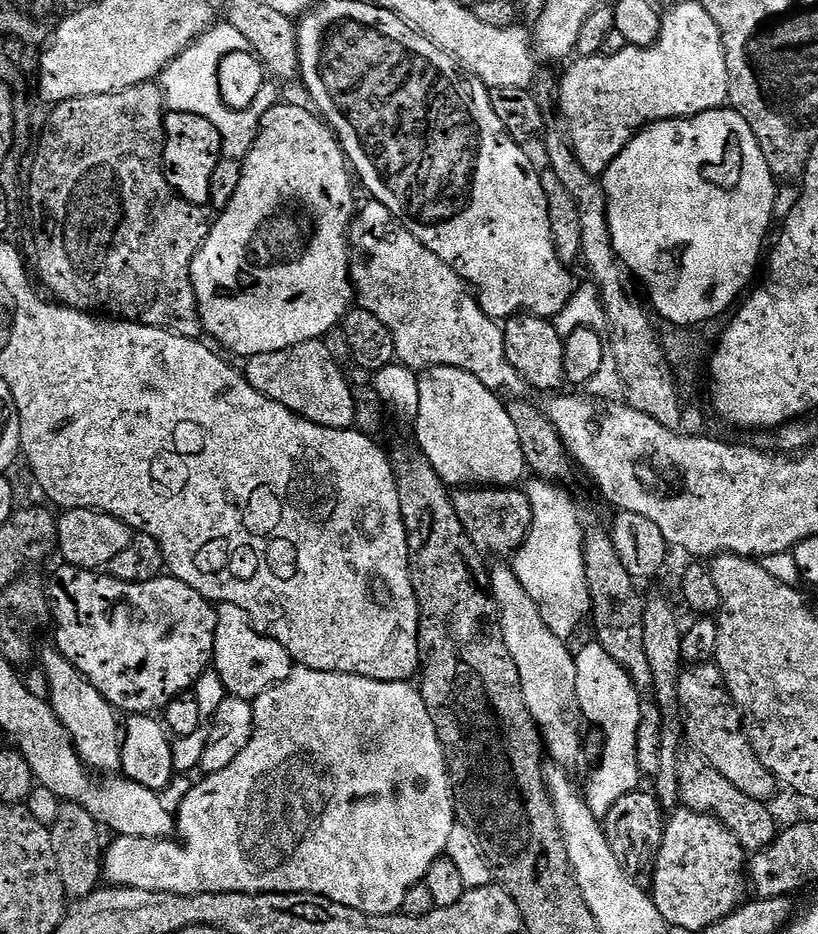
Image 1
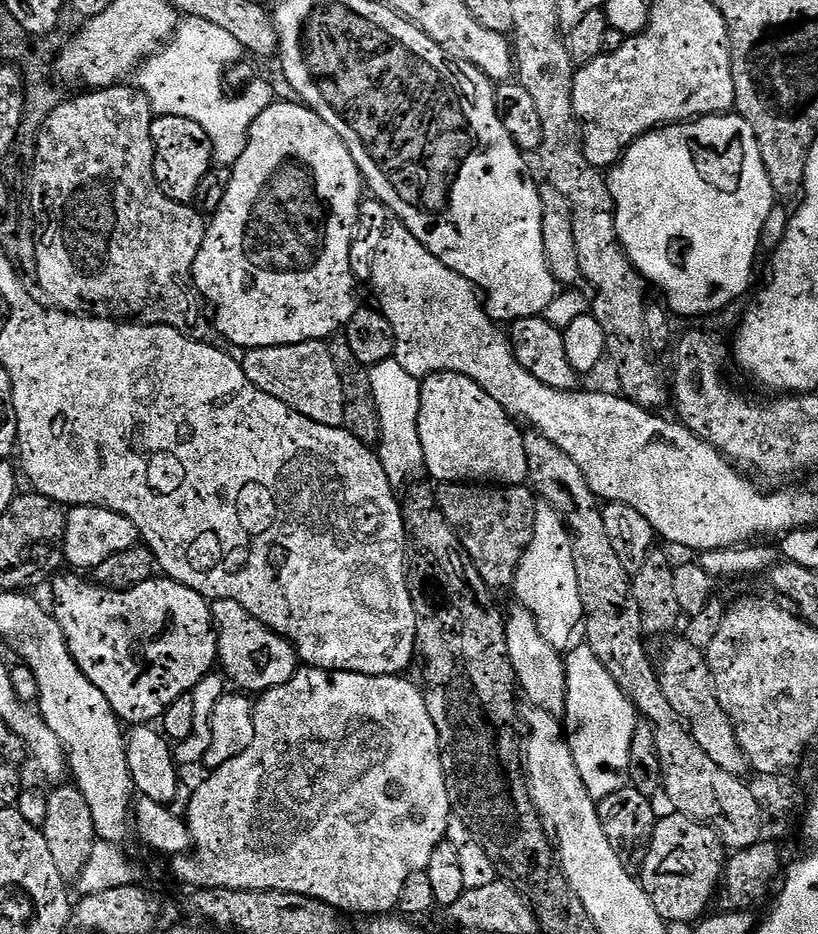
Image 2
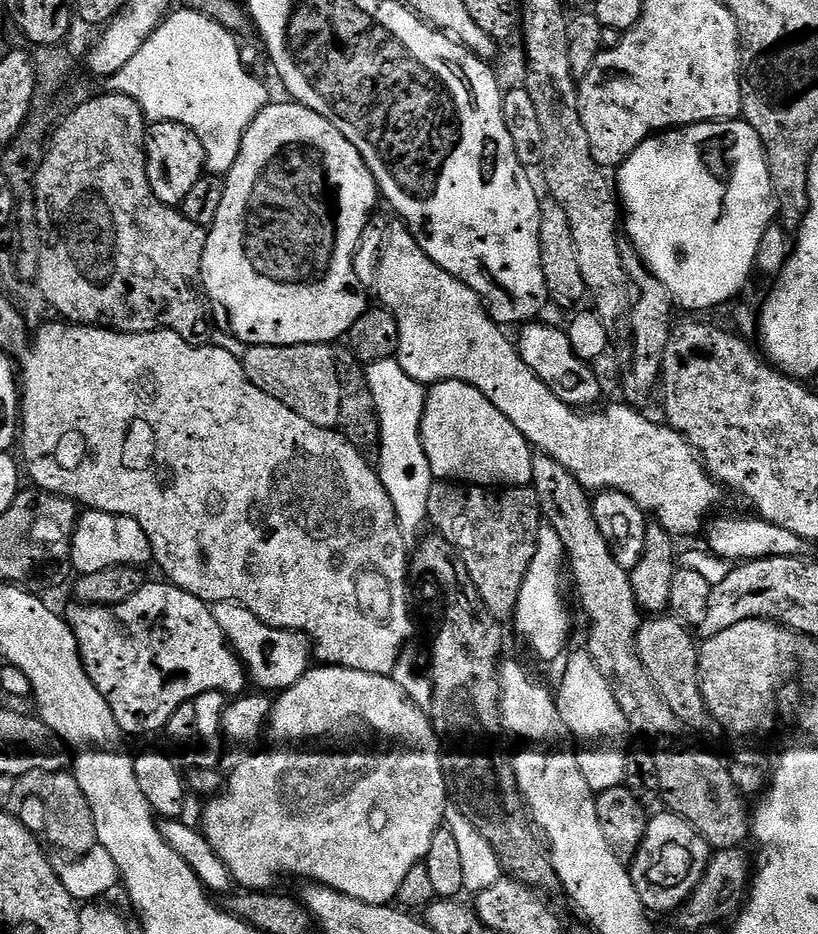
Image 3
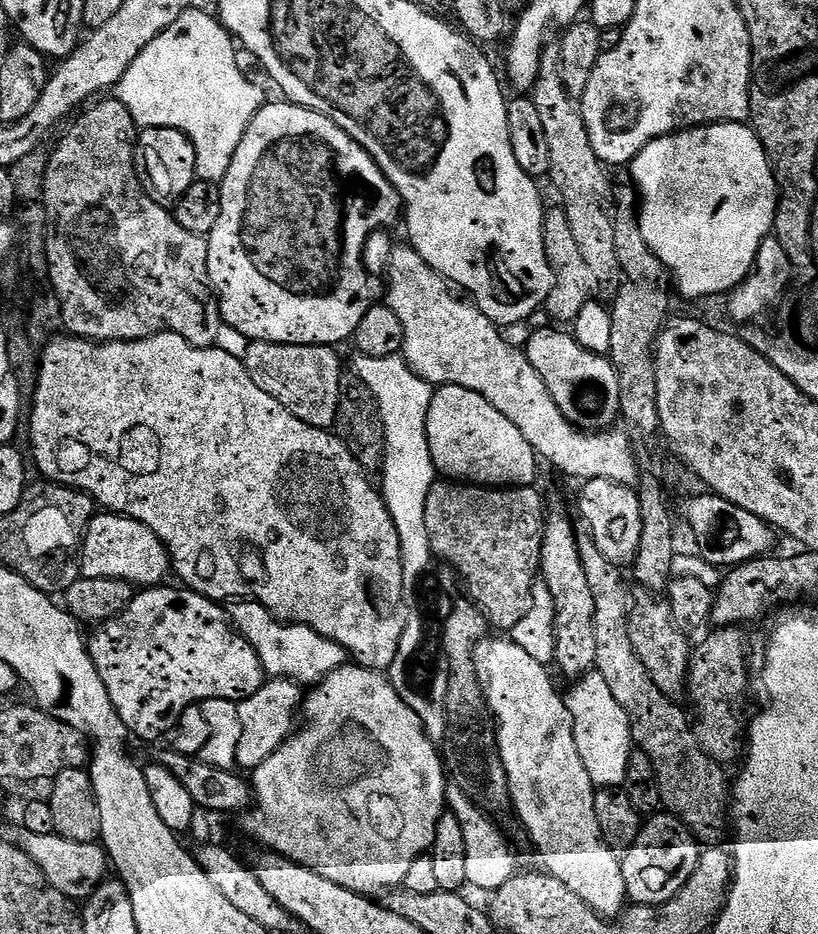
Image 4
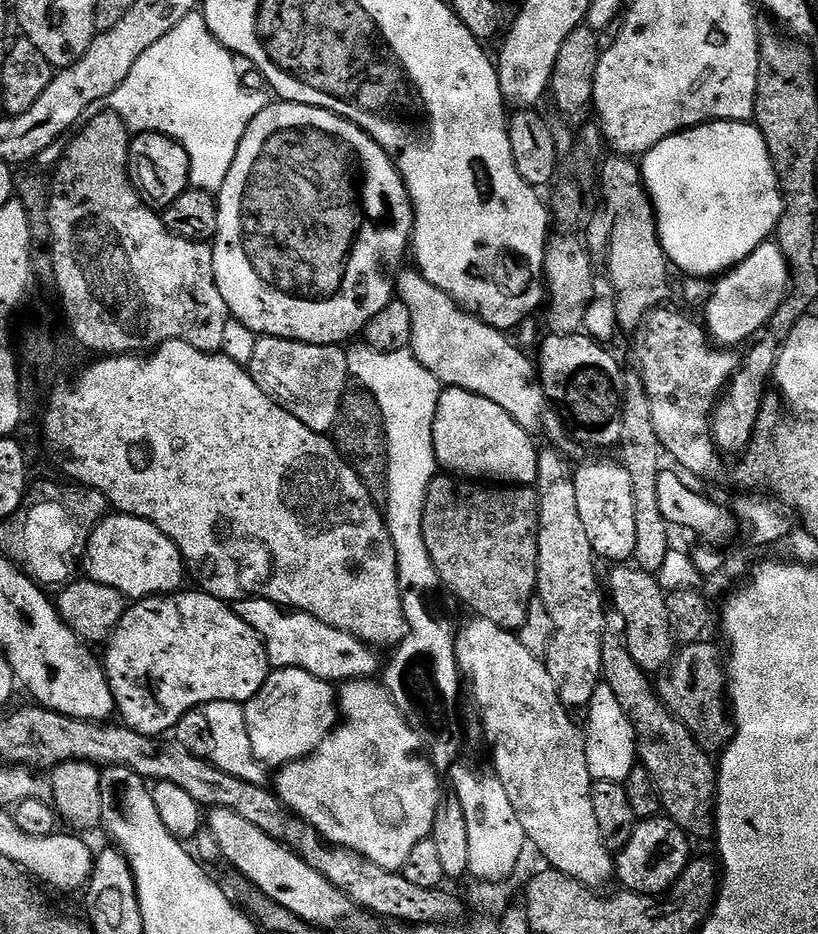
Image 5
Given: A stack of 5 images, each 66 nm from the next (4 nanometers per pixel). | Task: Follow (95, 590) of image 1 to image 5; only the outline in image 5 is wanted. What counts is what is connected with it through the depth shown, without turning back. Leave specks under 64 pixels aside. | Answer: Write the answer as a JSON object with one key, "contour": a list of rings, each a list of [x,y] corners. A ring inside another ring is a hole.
{"contour":[[[181,590],[166,596],[147,596],[144,600],[137,600],[131,606],[125,607],[124,616],[118,622],[118,626],[112,632],[106,641],[104,656],[102,652],[102,663],[104,665],[104,673],[108,679],[108,685],[112,691],[112,697],[116,703],[116,712],[119,719],[123,721],[127,727],[132,728],[138,734],[143,736],[151,736],[153,738],[163,737],[163,732],[171,733],[176,727],[176,723],[183,718],[187,712],[199,709],[201,706],[210,702],[234,702],[238,706],[243,706],[254,698],[254,694],[258,694],[258,690],[262,690],[262,686],[266,682],[270,665],[268,655],[264,649],[264,644],[260,641],[260,636],[250,626],[246,626],[246,622],[242,622],[242,618],[238,618],[235,607],[227,600],[219,600],[217,596],[211,596],[209,592],[199,590]]]}

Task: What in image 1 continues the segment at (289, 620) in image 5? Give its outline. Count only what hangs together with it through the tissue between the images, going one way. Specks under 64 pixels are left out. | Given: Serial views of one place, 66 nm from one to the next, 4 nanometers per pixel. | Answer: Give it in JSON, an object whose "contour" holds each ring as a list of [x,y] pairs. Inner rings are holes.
{"contour":[[[218,604],[215,605],[214,615],[216,633],[212,664],[228,696],[236,696],[239,700],[251,702],[290,675],[294,661],[288,656],[288,651],[277,640],[257,632],[248,623],[248,616],[242,609],[229,604]]]}

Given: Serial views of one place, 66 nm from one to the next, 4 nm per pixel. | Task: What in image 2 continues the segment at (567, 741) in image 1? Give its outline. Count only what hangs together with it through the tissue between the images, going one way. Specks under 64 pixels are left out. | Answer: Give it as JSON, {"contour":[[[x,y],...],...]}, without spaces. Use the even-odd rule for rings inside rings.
{"contour":[[[519,606],[507,609],[506,642],[508,643],[508,657],[516,674],[521,691],[528,696],[528,701],[535,707],[542,708],[557,718],[567,713],[566,702],[566,662],[563,655],[546,638],[542,638],[542,630],[538,630],[538,622],[530,610]]]}

